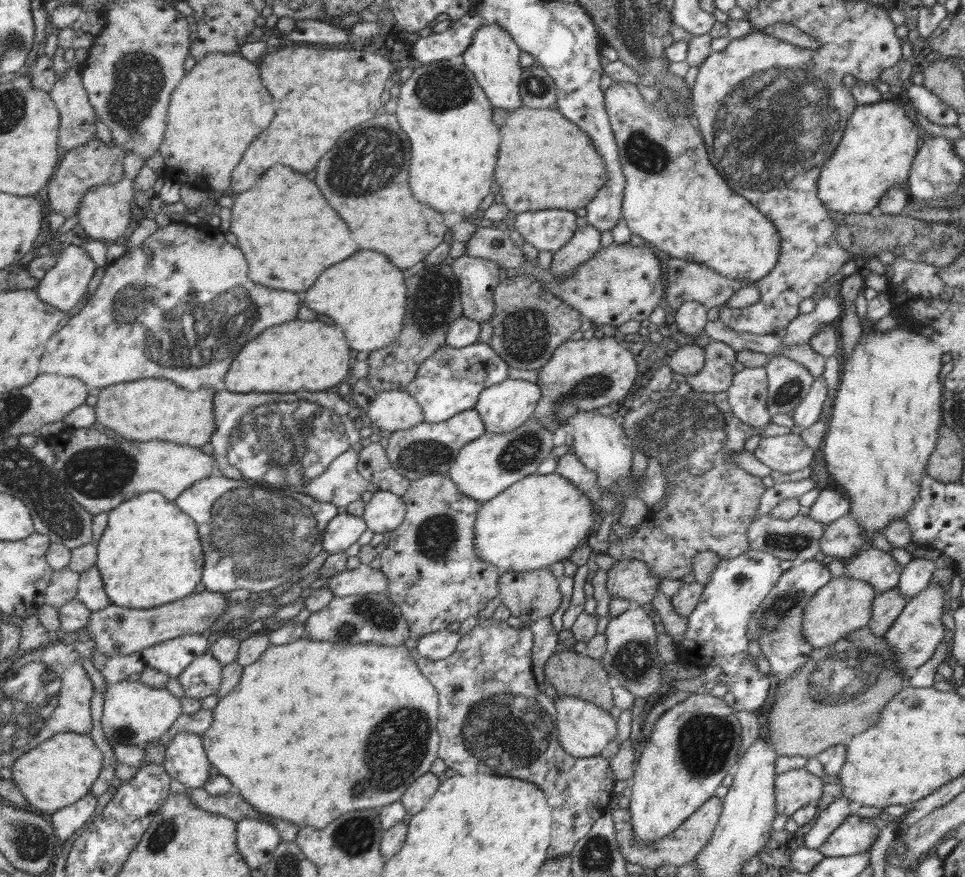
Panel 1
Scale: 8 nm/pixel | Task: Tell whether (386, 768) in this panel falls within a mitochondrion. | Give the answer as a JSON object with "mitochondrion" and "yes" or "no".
{"mitochondrion":"yes"}

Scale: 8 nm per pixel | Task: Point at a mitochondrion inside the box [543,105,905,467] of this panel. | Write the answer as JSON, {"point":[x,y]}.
{"point":[641,151]}

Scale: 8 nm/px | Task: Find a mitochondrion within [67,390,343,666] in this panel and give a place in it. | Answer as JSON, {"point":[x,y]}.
{"point":[254,536]}

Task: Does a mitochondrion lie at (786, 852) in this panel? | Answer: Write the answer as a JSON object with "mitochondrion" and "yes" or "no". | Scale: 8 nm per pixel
{"mitochondrion":"no"}

